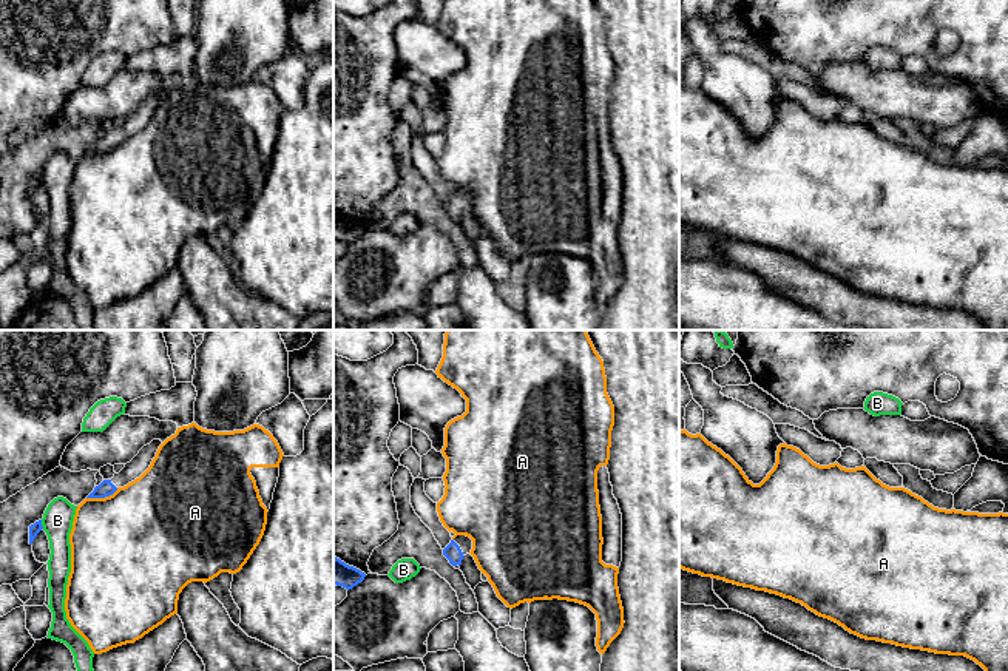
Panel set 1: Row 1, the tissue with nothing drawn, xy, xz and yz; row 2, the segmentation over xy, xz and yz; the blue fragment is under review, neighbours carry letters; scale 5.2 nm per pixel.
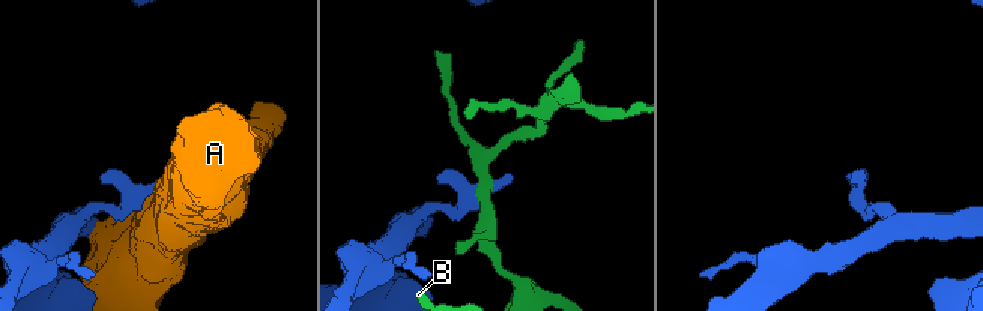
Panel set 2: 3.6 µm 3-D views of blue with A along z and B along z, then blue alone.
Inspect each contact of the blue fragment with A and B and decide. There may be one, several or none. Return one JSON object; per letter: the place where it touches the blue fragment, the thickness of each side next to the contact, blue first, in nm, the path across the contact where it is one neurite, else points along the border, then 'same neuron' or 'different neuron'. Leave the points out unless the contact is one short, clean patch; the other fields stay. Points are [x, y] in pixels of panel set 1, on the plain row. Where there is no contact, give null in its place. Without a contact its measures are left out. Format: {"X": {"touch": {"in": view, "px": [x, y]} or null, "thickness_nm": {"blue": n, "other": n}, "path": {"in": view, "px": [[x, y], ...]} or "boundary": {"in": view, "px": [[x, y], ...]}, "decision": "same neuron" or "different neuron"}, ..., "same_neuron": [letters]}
{"A": {"touch": {"in": "xy", "px": [102, 151]}, "thickness_nm": {"blue": 80, "other": 500}, "decision": "different neuron"}, "B": {"touch": {"in": "xy", "px": [40, 179]}, "thickness_nm": {"blue": 60, "other": 160}, "boundary": {"in": "xy", "px": [[40, 175], [43, 182]]}, "decision": "different neuron"}, "same_neuron": []}

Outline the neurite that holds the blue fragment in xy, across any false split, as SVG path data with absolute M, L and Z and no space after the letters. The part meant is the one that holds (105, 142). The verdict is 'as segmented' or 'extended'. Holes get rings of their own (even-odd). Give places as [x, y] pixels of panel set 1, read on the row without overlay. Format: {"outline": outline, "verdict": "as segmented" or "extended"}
{"outline": "M153 94L150 99L144 100L139 108L130 117L127 117L119 128L114 128L111 134L103 134L86 153L110 151L119 142L123 142L139 133L150 122L161 99L161 94Z", "verdict": "extended"}

